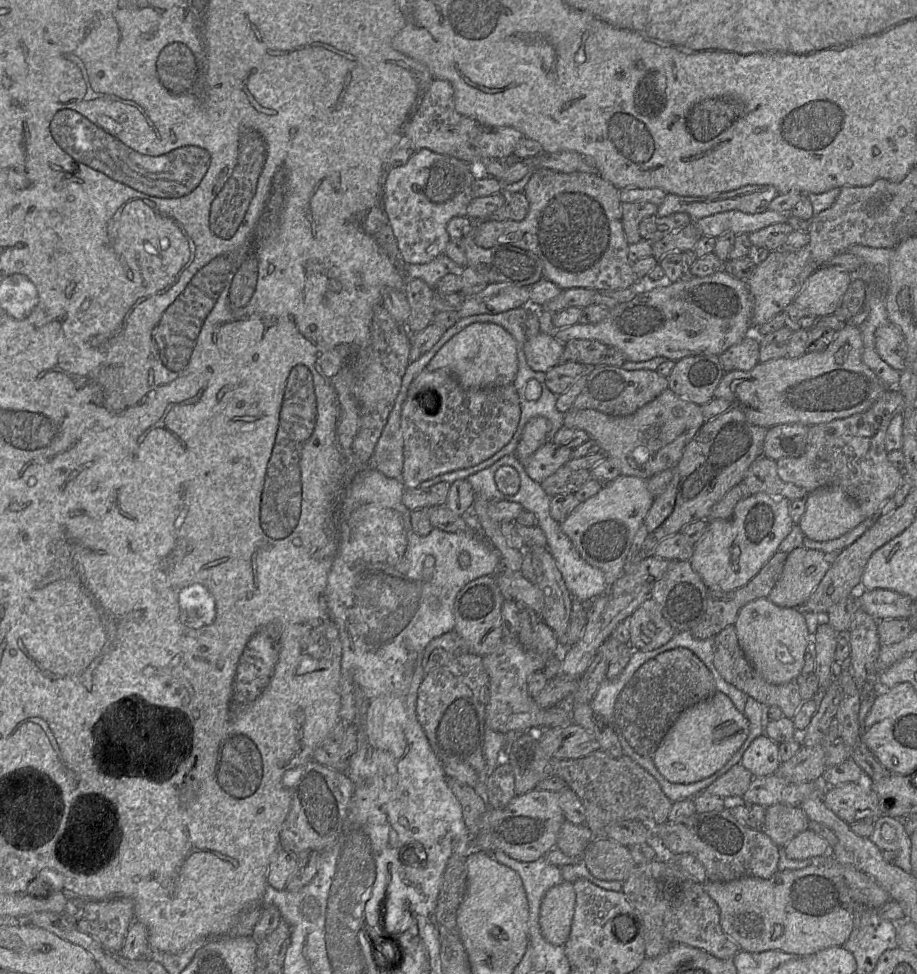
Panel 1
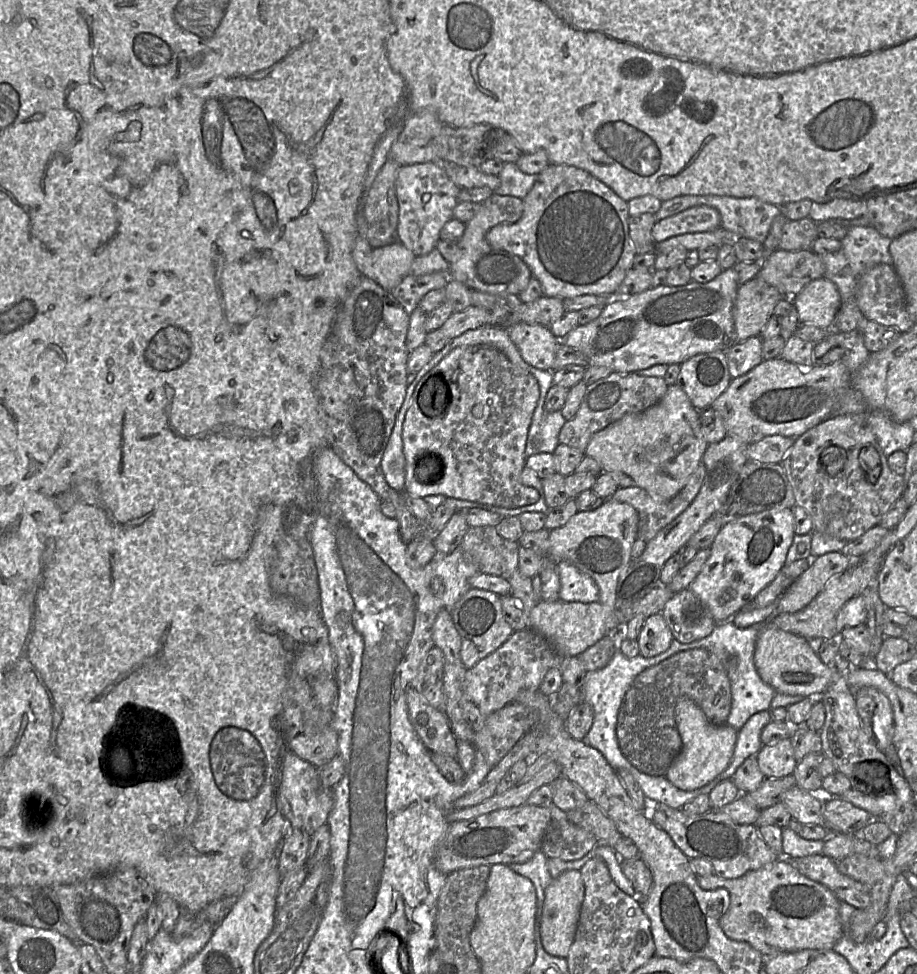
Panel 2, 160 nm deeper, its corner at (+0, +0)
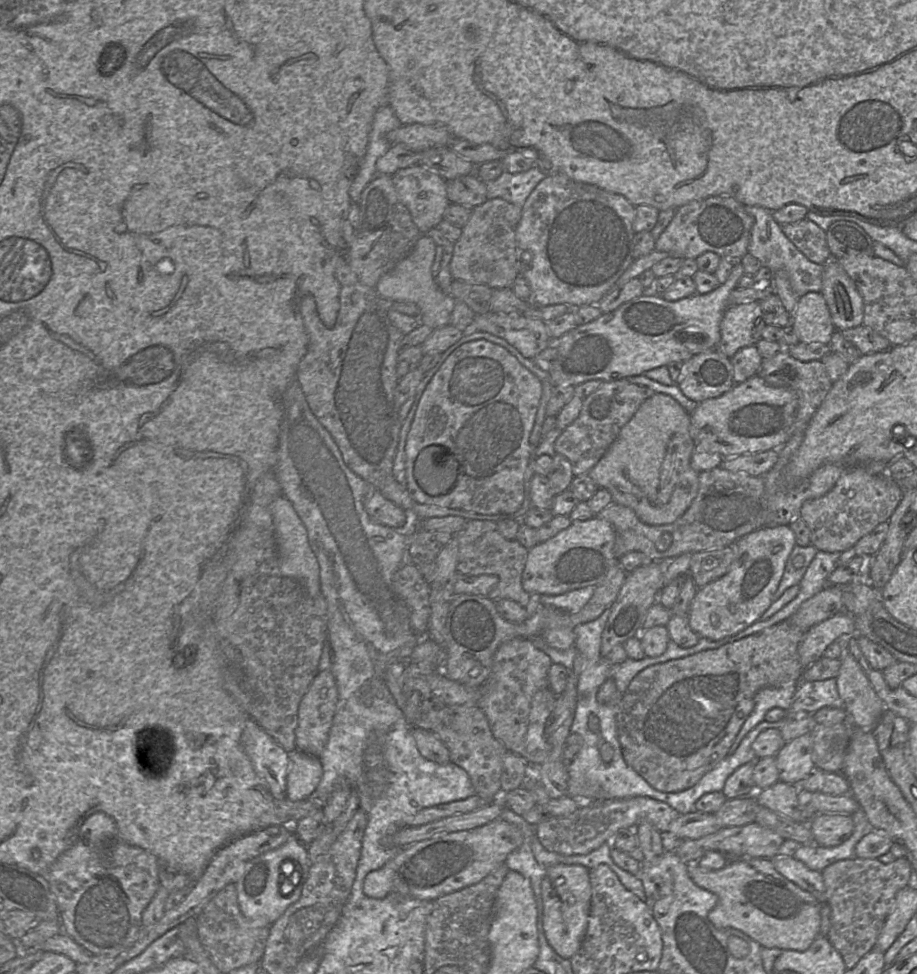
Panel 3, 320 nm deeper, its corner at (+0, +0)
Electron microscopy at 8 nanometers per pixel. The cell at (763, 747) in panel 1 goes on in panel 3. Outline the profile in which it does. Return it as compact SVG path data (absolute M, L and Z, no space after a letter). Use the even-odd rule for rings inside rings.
M810 732L785 742L775 755L779 779L797 784L816 767L813 761L813 740Z

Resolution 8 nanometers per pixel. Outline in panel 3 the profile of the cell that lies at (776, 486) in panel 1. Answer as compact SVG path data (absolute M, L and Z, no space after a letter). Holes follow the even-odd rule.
M718 466L699 472L699 487L695 498L687 510L672 523L643 523L632 509L614 502L597 516L608 521L615 531L616 558L620 559L631 551L640 551L647 560L661 561L683 553L720 549L761 528L767 517L765 482L762 476L752 476L742 471L733 472Z

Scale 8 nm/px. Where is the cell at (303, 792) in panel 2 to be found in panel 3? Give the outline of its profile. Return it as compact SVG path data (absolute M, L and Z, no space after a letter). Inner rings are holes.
M250 717L245 722L241 744L254 770L267 783L273 799L285 799L290 754Z

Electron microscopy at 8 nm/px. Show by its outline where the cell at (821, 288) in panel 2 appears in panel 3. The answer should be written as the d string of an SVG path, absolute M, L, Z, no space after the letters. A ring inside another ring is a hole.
M808 292L800 297L791 321L800 342L829 344L836 330L821 292Z

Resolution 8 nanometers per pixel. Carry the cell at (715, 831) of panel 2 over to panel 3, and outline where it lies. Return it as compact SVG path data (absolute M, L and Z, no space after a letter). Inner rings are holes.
M651 797L609 799L583 803L583 806L573 814L543 820L535 826L535 833L541 844L549 851L562 855L586 855L602 844L610 843L619 829L634 828L642 821L651 823L665 834L670 823L679 815L667 803Z

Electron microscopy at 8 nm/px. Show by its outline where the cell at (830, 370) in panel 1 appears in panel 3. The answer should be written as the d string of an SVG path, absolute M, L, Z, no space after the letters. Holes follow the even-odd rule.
M759 375L734 386L724 394L699 402L690 413L690 433L696 444L702 445L709 453L719 453L722 457L735 457L741 454L762 452L768 449L779 449L792 435L792 424L796 418L798 398L796 393L785 387L768 385Z

